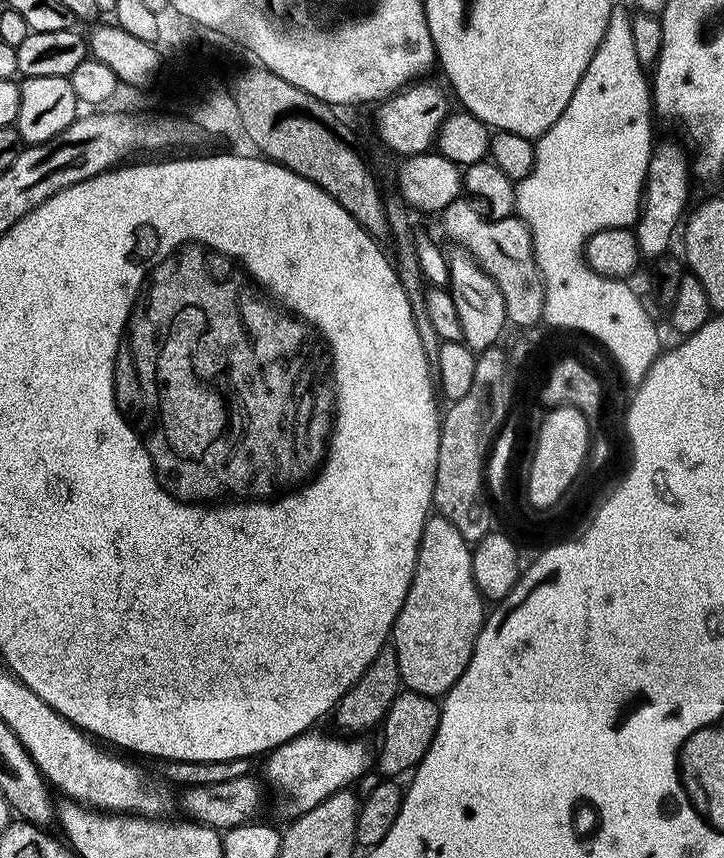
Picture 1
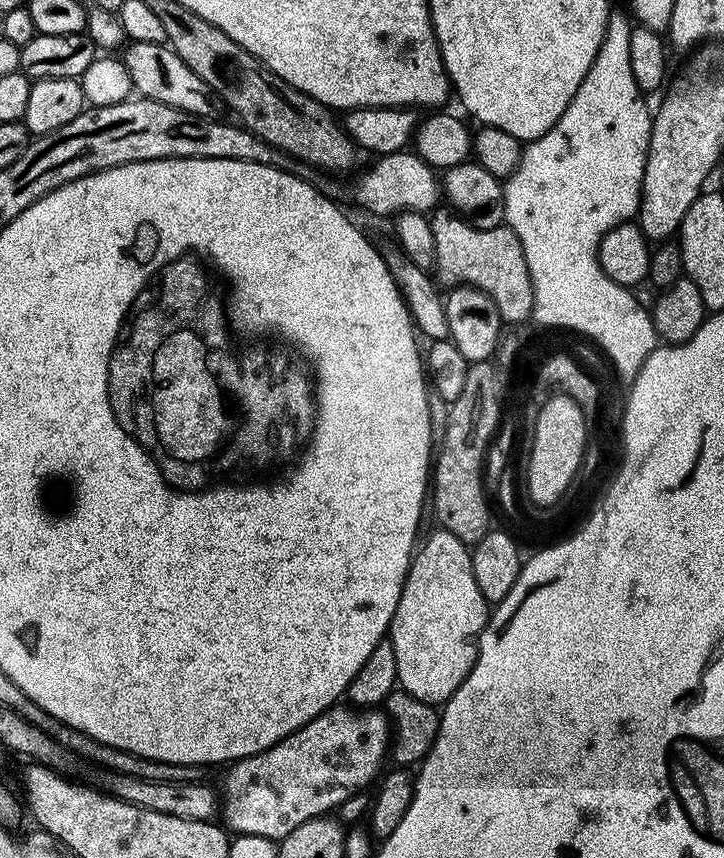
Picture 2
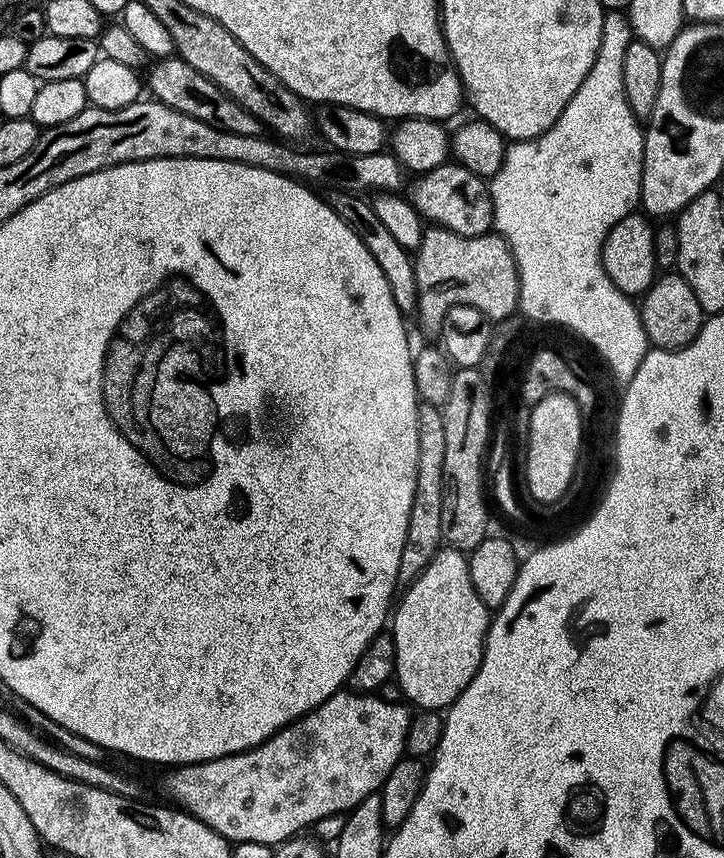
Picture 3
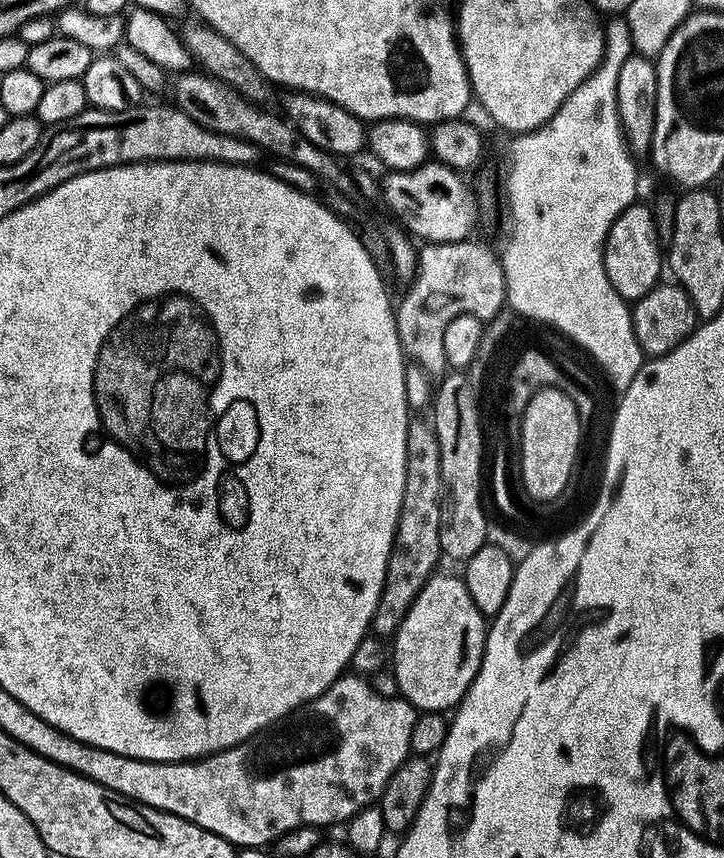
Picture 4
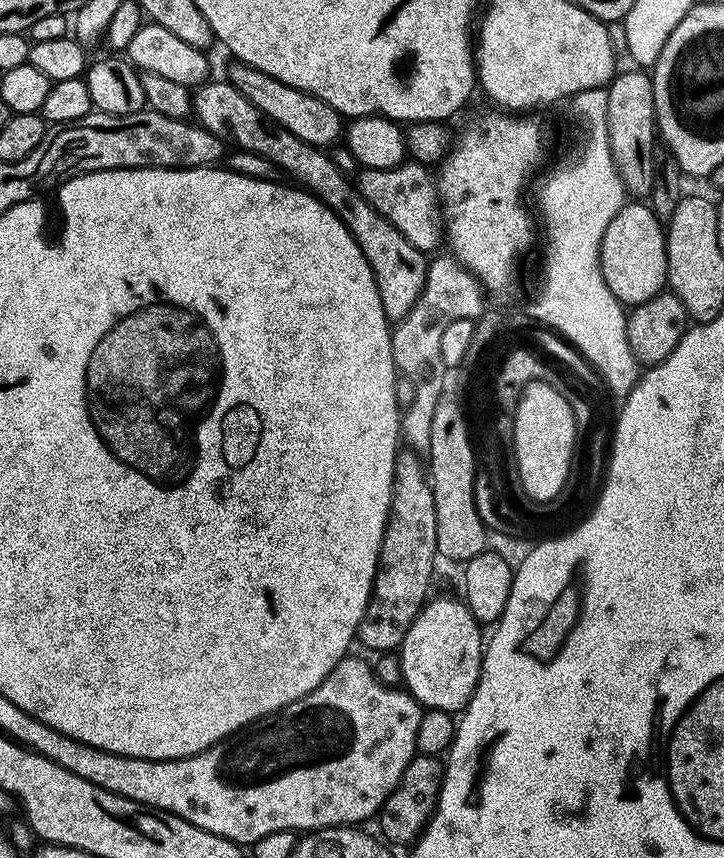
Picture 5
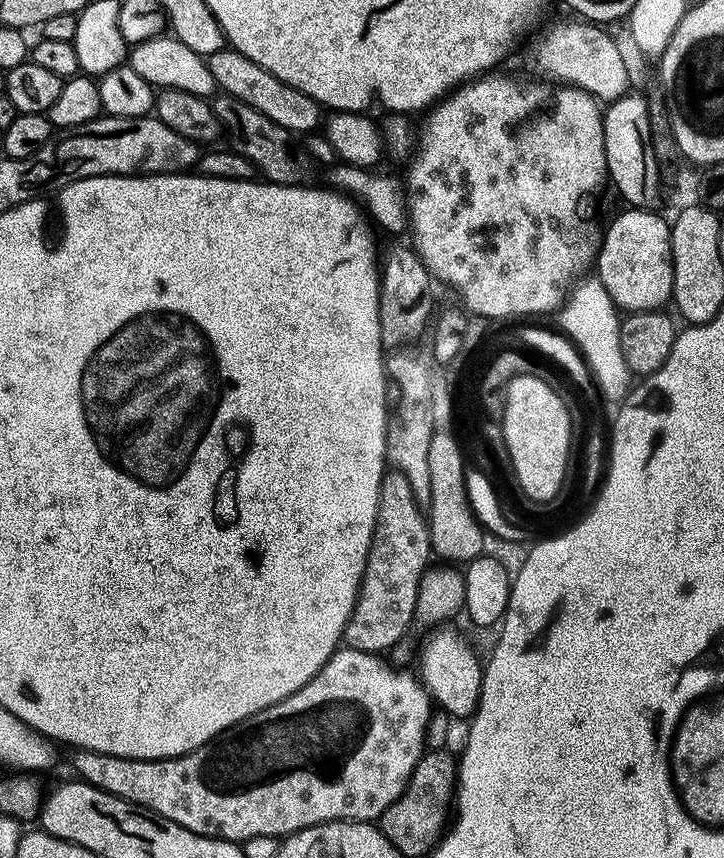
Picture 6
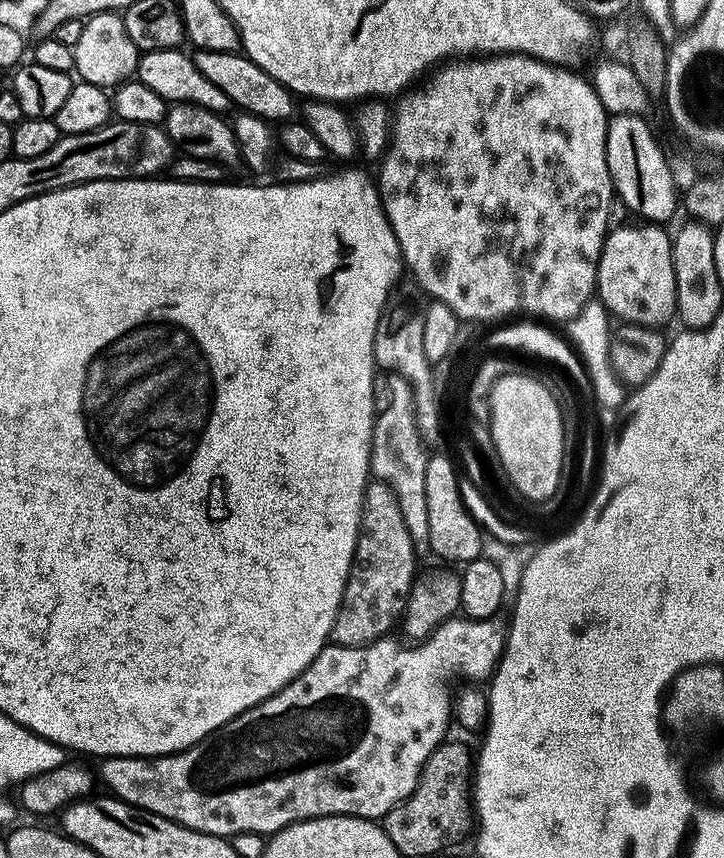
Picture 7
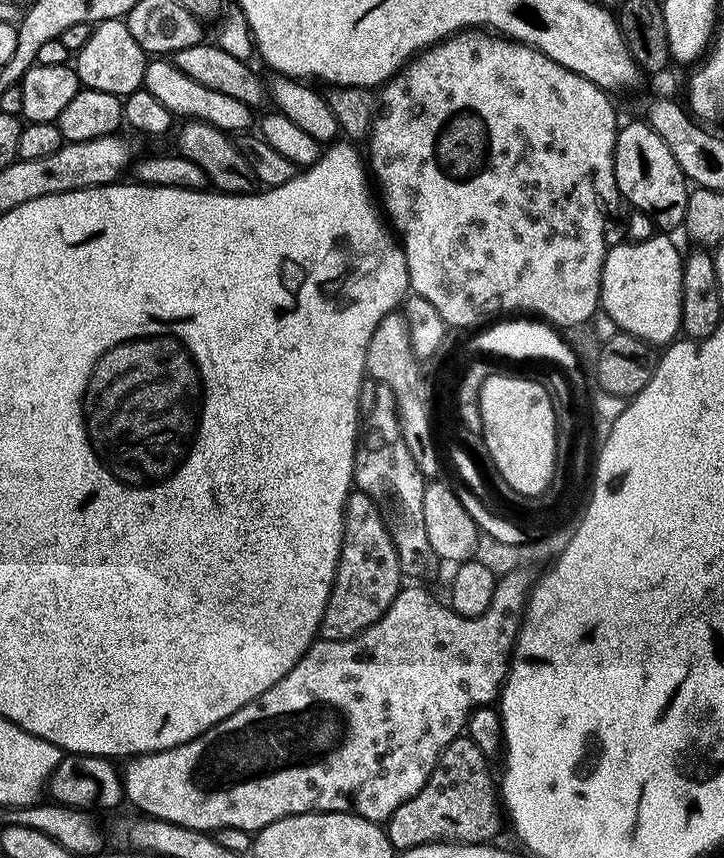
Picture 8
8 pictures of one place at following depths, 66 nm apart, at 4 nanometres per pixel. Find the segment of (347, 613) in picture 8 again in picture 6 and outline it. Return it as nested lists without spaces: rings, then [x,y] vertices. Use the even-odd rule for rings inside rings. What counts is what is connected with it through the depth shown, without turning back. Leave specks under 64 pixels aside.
[[[387,469],[380,487],[379,512],[360,579],[359,594],[344,627],[343,643],[347,647],[382,654],[409,633],[419,582],[431,556],[427,517],[413,497],[409,480],[400,469]]]

